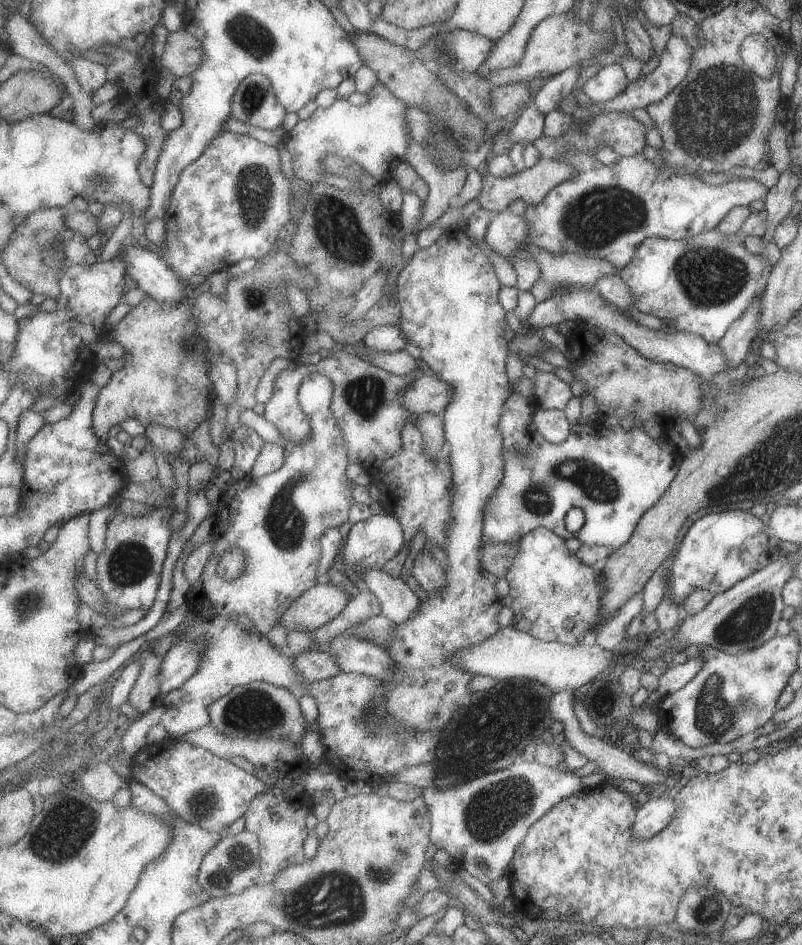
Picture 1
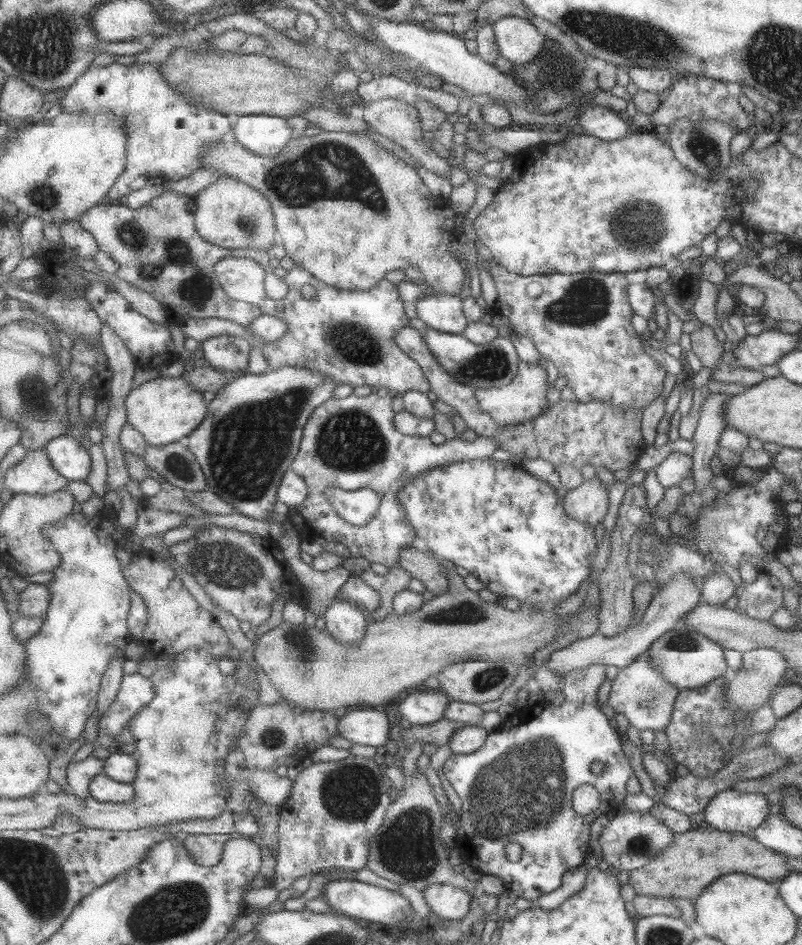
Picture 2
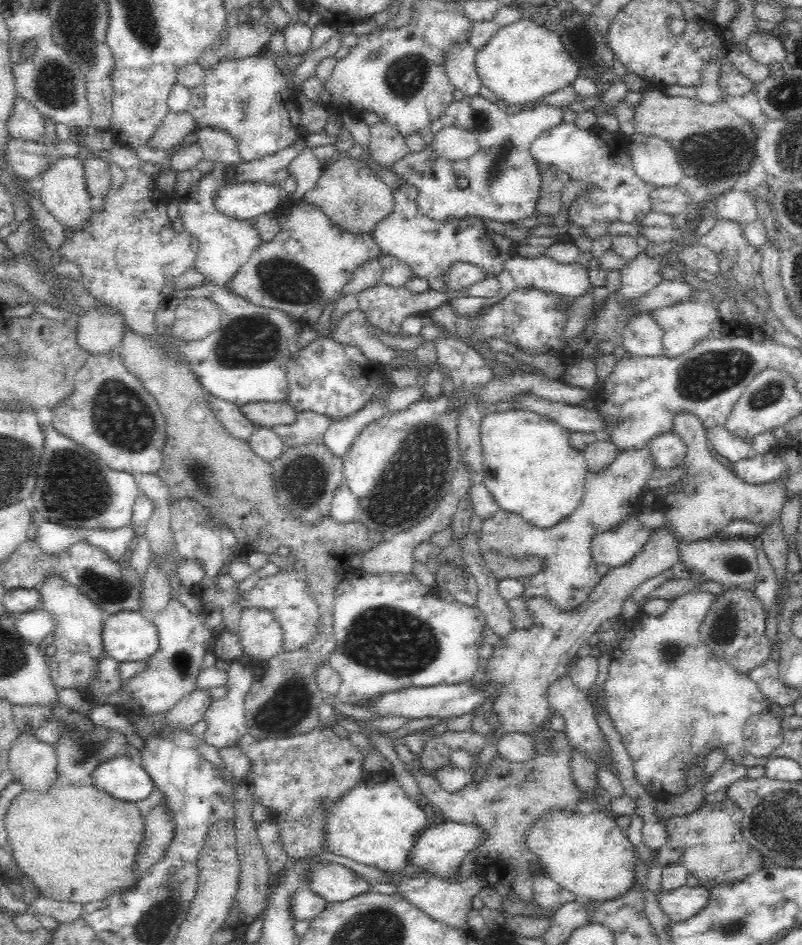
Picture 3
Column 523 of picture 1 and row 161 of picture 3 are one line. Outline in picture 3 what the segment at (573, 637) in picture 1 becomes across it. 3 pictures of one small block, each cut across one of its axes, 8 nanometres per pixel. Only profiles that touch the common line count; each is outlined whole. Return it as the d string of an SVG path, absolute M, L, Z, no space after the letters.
M562 122L537 137L532 144L532 157L540 164L541 170L556 166L570 174L573 180L593 186L585 193L581 190L567 211L567 224L582 227L582 234L592 240L608 234L610 222L641 223L651 211L650 193L655 187L635 174L629 154L629 138L625 135L608 131L599 135L590 128L578 127L575 122Z

